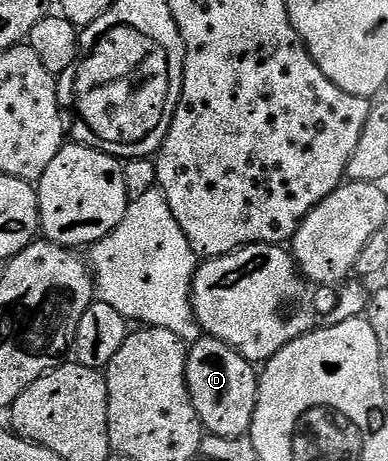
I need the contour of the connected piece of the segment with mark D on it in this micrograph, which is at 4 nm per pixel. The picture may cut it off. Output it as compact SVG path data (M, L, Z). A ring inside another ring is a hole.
M208 336L189 346L185 379L202 427L215 436L244 438L251 428L257 407L258 371L235 348ZM254 370L254 371L253 371Z

